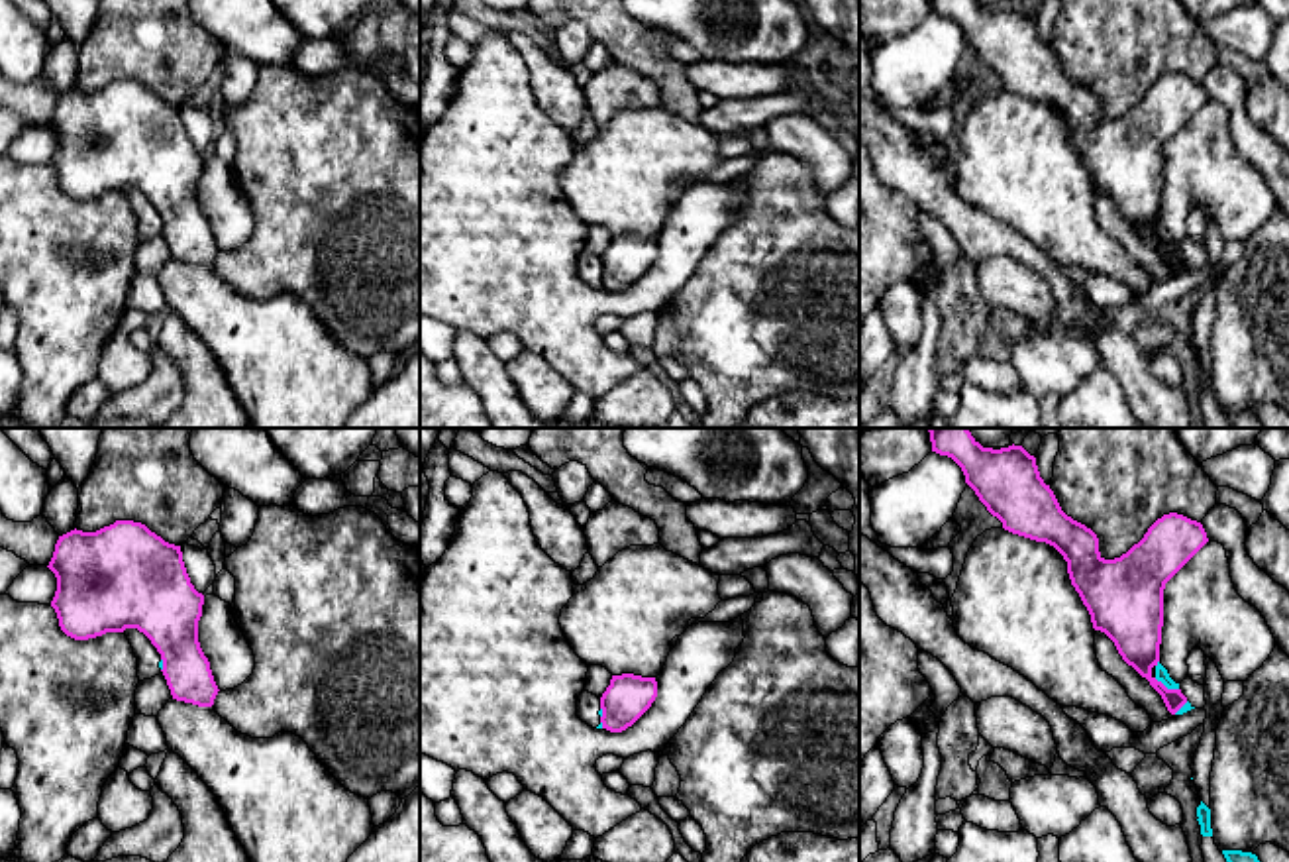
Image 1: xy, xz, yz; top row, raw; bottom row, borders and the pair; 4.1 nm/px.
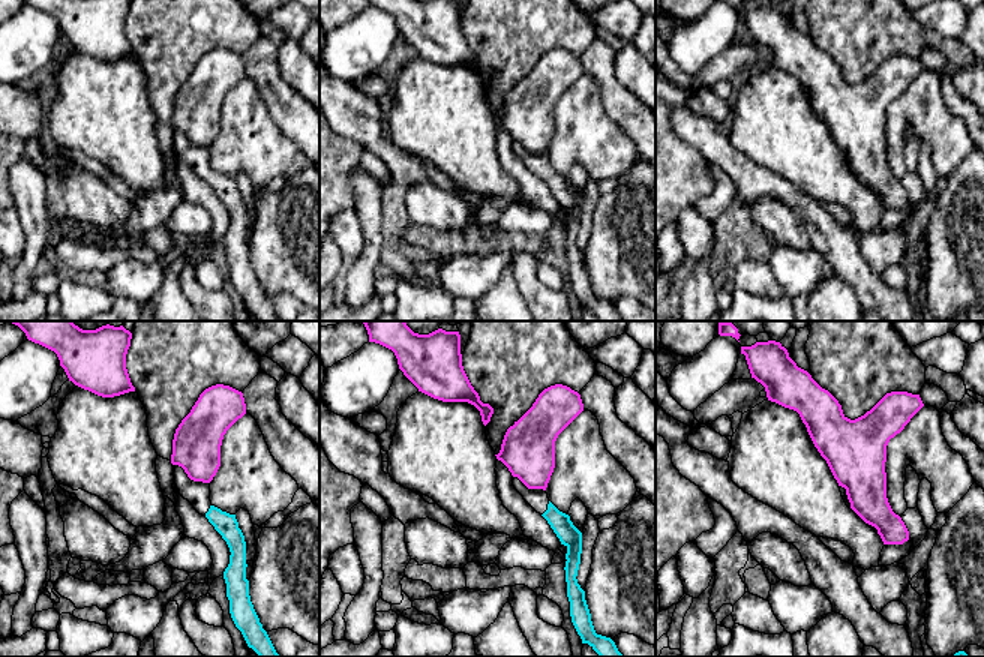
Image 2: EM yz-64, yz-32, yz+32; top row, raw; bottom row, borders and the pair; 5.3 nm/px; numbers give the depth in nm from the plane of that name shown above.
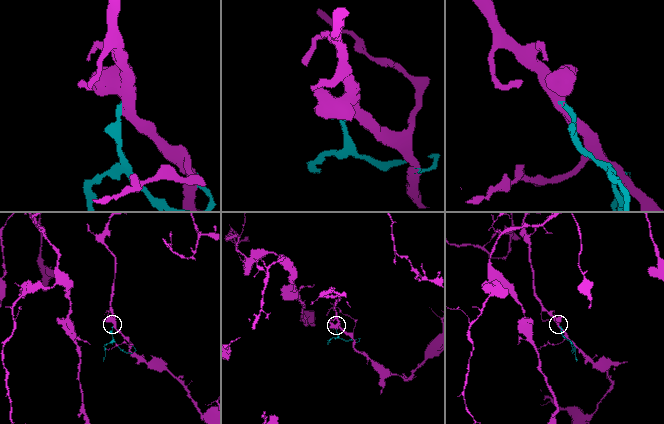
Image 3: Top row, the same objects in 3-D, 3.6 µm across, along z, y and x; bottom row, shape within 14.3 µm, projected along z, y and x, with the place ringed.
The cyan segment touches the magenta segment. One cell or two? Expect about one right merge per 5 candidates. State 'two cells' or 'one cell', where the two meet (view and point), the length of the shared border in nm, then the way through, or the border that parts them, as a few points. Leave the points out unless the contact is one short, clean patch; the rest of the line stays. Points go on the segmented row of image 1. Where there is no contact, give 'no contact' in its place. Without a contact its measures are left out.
two cells; contact yz (1166, 686); length 120 nm; border yz (1154, 678), (1178, 690)

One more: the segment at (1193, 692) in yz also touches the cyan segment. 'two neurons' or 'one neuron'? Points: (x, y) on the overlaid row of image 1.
two neurons

